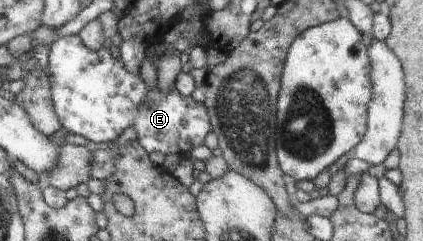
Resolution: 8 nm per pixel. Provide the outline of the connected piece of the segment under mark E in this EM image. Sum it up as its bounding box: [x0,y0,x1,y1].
[47,35,210,155]

